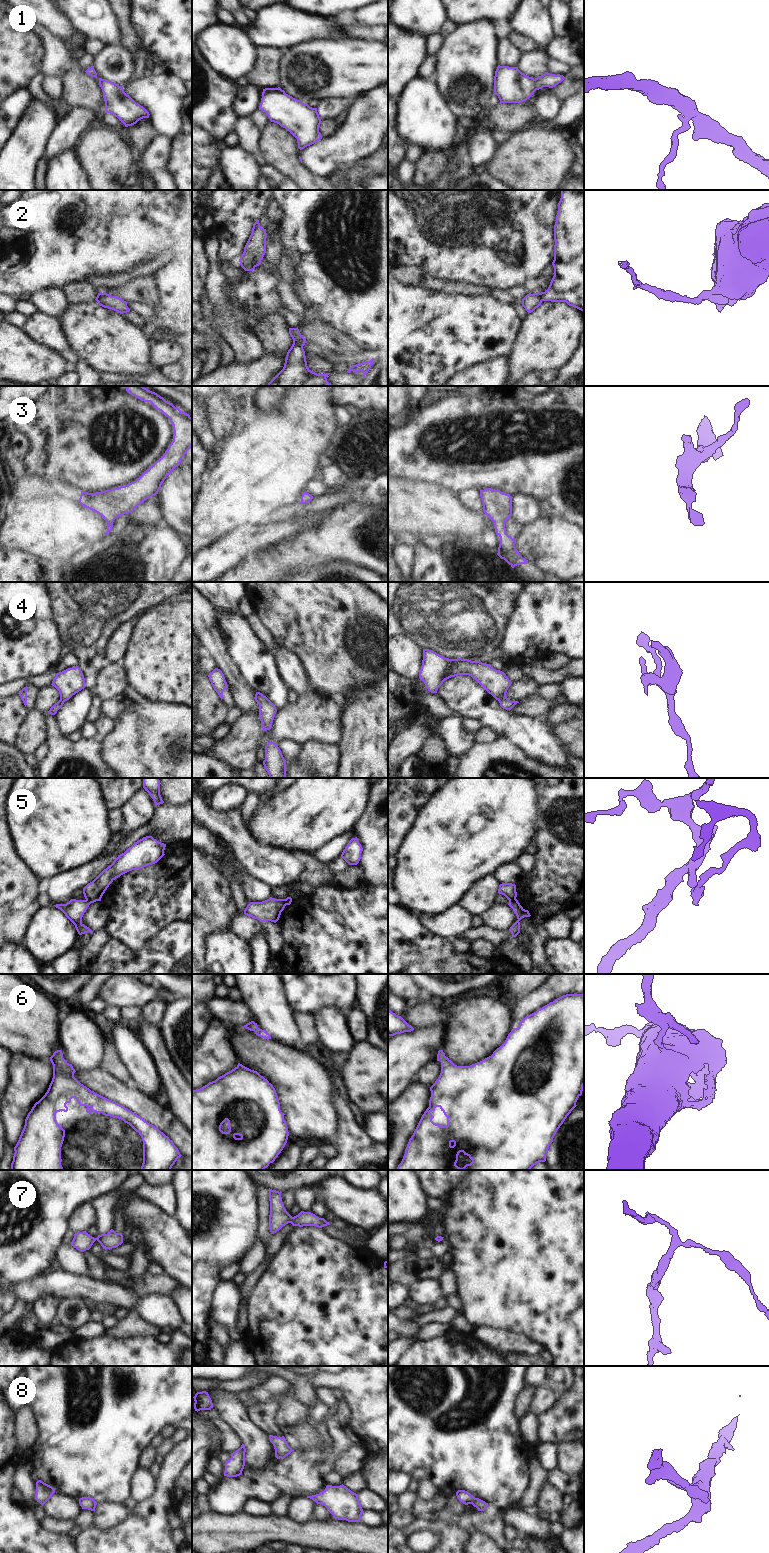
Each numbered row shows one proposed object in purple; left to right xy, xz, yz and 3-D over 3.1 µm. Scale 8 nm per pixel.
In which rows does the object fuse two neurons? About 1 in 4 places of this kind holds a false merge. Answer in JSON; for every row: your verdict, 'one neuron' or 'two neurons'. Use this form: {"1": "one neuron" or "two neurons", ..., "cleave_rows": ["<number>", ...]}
{"1": "one neuron", "2": "two neurons", "3": "one neuron", "4": "one neuron", "5": "two neurons", "6": "one neuron", "7": "one neuron", "8": "one neuron", "cleave_rows": ["2", "5"]}

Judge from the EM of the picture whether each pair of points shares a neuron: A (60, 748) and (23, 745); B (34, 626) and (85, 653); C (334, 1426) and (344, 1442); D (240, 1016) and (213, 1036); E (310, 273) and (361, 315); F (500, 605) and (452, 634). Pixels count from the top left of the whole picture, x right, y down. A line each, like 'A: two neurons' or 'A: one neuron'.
A: two neurons
B: two neurons
C: one neuron
D: two neurons
E: one neuron
F: one neuron

